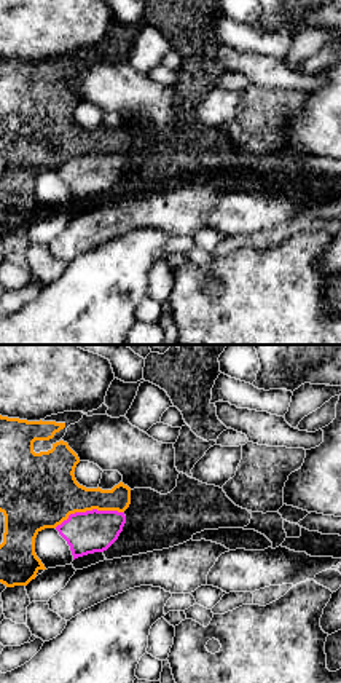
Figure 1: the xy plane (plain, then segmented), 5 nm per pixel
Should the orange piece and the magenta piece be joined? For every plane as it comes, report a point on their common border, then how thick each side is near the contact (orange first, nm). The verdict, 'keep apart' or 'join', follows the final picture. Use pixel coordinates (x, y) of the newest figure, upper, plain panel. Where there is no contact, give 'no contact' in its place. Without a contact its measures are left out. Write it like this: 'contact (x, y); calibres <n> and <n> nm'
contact (88, 152); calibres 360 and 220 nm

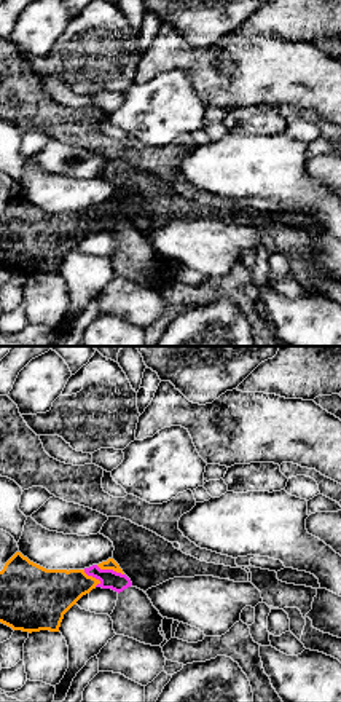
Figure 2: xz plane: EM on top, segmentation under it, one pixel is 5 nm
contact (110, 211); calibres 60 and 100 nm

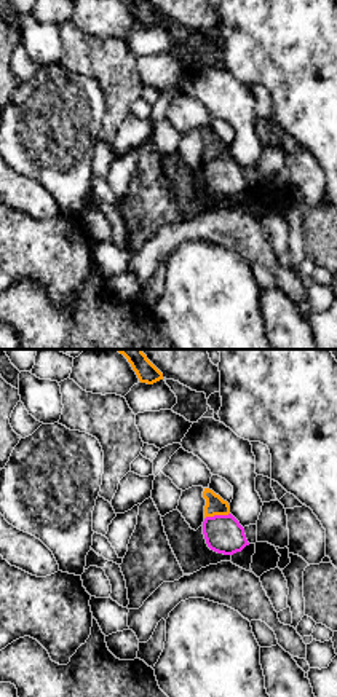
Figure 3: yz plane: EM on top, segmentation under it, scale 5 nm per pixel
contact (216, 157); calibres 100 and 190 nm

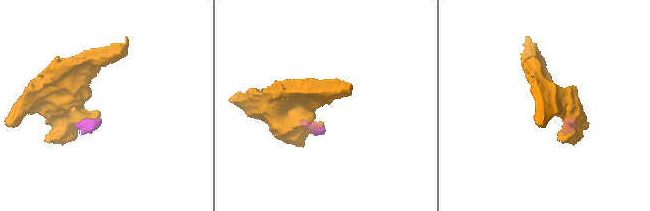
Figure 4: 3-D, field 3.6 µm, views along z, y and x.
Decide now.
keep apart

